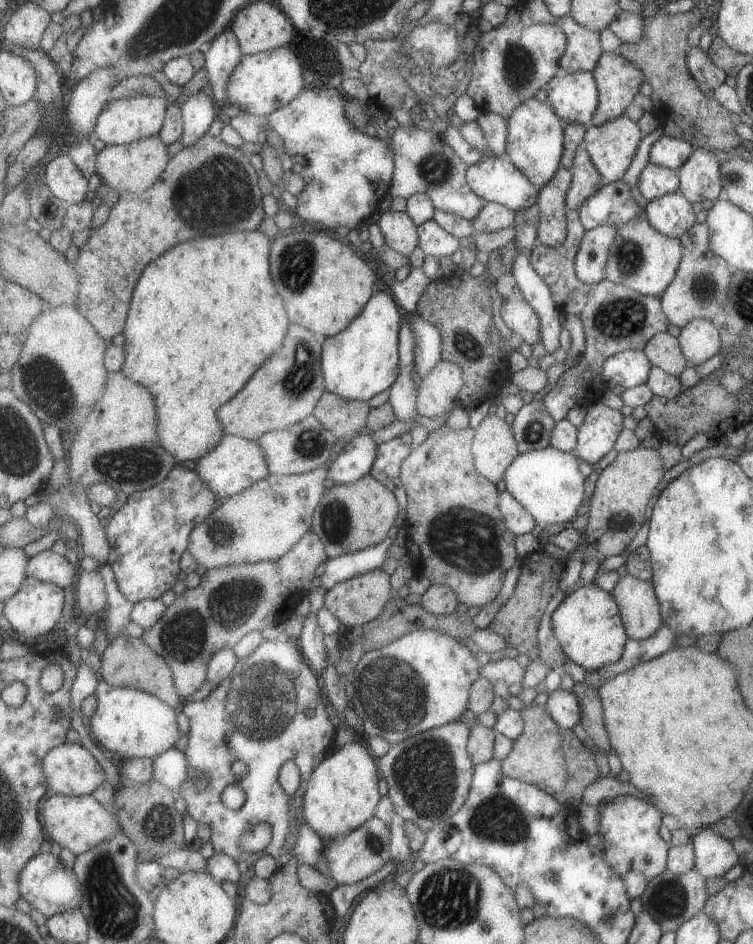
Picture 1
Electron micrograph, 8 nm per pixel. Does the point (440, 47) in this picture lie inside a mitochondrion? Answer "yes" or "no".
yes

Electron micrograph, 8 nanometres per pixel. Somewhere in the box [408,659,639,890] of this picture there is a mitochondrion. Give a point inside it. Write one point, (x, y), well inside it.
(498, 819)

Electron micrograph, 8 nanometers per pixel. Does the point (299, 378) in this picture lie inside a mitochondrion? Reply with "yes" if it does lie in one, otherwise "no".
yes

